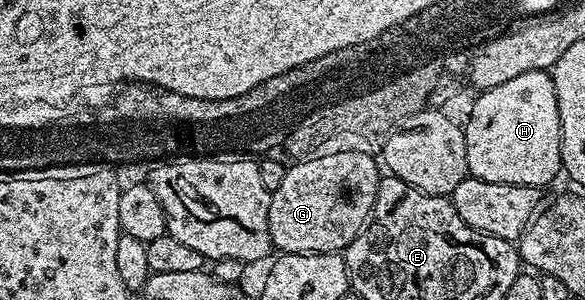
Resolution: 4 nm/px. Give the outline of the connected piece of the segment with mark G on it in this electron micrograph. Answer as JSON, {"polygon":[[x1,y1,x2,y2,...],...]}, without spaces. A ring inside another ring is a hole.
{"polygon":[[340,151,336,155,291,164,280,187,270,195,270,244,282,253,341,254,364,228,374,206,380,165,371,154]]}

